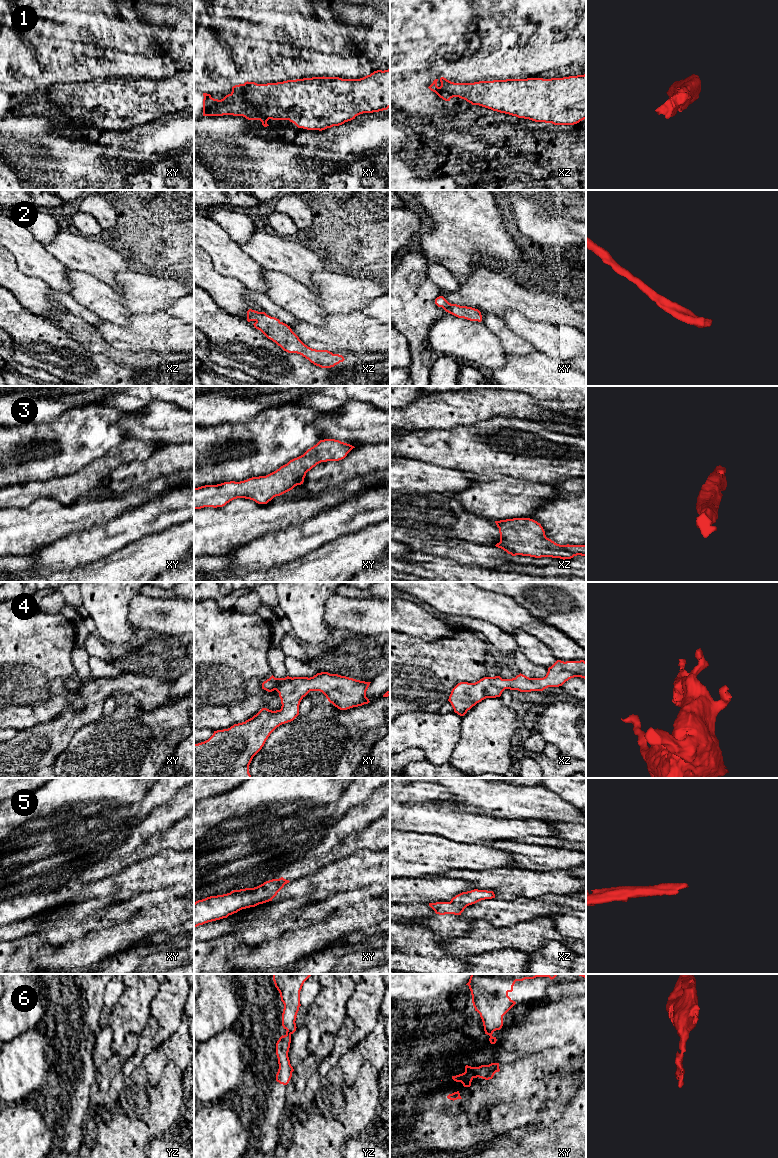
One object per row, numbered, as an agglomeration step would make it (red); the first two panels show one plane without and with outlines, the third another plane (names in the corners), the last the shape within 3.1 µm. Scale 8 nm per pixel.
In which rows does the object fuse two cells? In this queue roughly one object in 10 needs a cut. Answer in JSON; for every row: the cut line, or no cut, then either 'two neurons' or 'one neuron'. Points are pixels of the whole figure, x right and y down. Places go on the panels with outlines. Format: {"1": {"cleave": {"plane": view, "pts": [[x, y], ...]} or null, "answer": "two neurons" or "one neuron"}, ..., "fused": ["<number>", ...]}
{"1": {"cleave": null, "answer": "one neuron"}, "2": {"cleave": null, "answer": "one neuron"}, "3": {"cleave": null, "answer": "one neuron"}, "4": {"cleave": null, "answer": "one neuron"}, "5": {"cleave": null, "answer": "one neuron"}, "6": {"cleave": null, "answer": "one neuron"}, "fused": []}

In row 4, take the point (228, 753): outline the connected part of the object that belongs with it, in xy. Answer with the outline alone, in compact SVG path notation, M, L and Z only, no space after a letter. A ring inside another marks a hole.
M328 672L317 673L310 678L289 676L275 678L272 675L262 683L262 689L268 692L276 690L279 693L281 709L272 711L262 708L245 722L234 724L228 729L214 731L208 740L194 744L194 778L252 778L249 765L253 757L262 749L277 727L293 721L299 715L300 702L310 691L322 692L335 707L347 710L370 702L366 697L370 683Z

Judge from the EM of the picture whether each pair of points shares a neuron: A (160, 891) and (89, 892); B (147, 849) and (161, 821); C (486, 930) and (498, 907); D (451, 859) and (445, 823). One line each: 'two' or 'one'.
A: one
B: two
C: two
D: two

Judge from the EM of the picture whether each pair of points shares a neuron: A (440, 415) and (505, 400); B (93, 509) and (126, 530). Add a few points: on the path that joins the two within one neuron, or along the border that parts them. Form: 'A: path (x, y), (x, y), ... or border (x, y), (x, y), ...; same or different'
A: path (456, 408), (489, 404); same
B: border (130, 508), (111, 519), (95, 523), (87, 528); different

